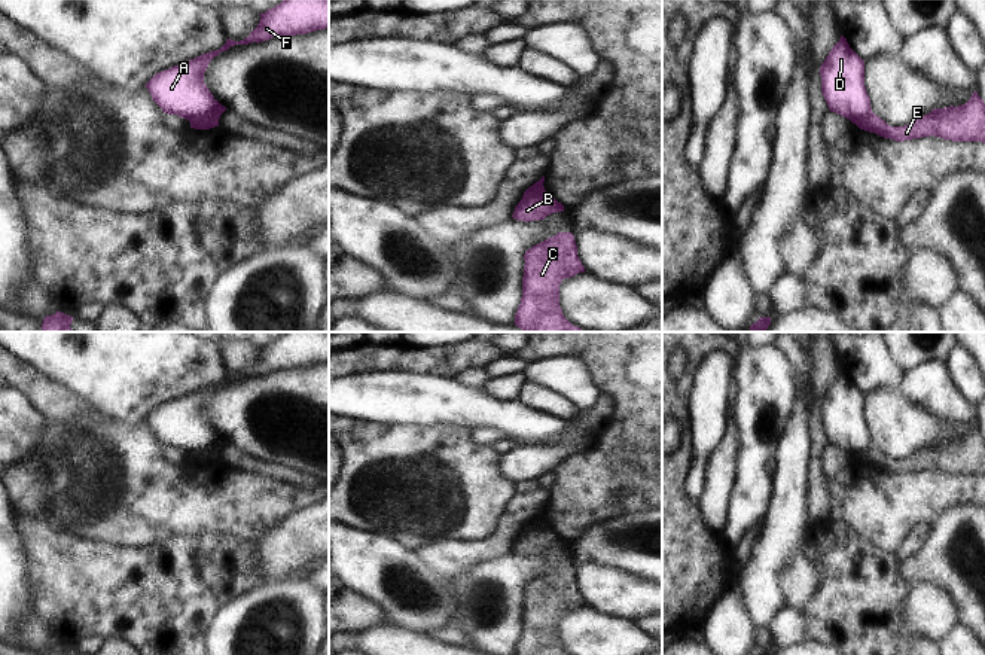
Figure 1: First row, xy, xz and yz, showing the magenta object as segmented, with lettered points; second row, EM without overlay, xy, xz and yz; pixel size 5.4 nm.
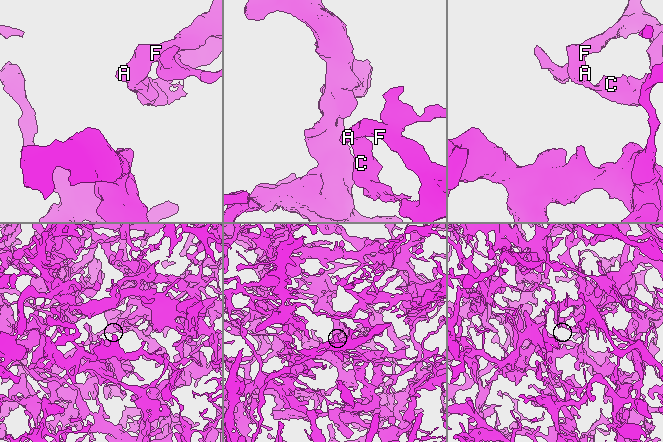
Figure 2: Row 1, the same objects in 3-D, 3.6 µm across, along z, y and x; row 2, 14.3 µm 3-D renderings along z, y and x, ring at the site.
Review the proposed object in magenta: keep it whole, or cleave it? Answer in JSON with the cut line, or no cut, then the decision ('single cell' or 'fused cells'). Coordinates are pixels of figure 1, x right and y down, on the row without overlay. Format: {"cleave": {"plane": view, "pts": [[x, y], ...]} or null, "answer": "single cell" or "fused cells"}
{"cleave": {"plane": "xy", "pts": [[219, 447], [191, 456]]}, "answer": "fused cells"}

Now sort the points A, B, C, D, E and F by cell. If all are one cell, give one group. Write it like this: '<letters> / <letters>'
A D F / B C E

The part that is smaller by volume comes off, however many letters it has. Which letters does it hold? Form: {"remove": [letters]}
{"remove": ["B", "C", "E"]}

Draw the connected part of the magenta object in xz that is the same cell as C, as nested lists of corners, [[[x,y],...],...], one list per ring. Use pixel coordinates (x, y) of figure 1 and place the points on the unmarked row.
[[[571,566],[533,579],[524,588],[522,631],[515,655],[568,655],[559,640],[559,618],[585,606]]]

